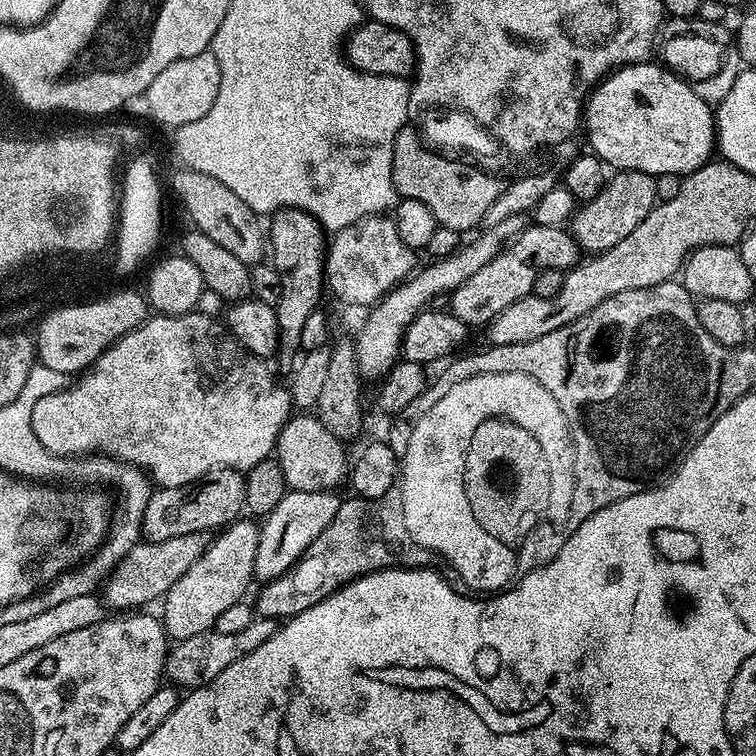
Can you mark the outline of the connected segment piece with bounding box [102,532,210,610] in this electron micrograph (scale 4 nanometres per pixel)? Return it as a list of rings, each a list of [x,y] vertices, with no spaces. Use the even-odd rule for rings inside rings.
[[[205,533],[184,534],[182,538],[166,538],[166,542],[141,542],[118,562],[118,566],[104,581],[102,599],[112,610],[140,610],[151,600],[159,601],[168,595],[170,586],[202,558],[202,554],[208,549],[210,540]]]

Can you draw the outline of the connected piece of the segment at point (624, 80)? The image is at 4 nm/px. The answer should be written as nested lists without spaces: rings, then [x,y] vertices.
[[[652,63],[625,64],[608,73],[588,94],[582,132],[588,135],[589,149],[613,169],[683,178],[713,159],[716,113],[683,76]]]

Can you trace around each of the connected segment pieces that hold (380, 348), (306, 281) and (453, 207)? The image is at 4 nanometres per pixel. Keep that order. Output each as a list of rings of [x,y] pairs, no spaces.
[[[511,216],[506,218],[506,222],[498,222],[498,226],[484,228],[477,240],[472,241],[470,244],[465,243],[451,256],[435,259],[426,268],[422,269],[423,267],[421,267],[414,275],[393,288],[383,300],[379,301],[369,311],[373,312],[365,318],[360,333],[355,333],[356,360],[361,377],[368,379],[369,376],[373,382],[383,378],[401,359],[404,331],[408,329],[410,322],[414,322],[417,314],[425,311],[431,305],[428,303],[435,296],[440,296],[443,292],[445,294],[455,292],[458,286],[462,286],[462,282],[466,282],[466,278],[470,278],[470,274],[482,270],[482,266],[486,266],[486,262],[490,262],[490,258],[497,256],[500,249],[508,241],[513,240],[525,226],[526,220],[524,216]]]
[[[281,208],[271,217],[271,220],[270,263],[281,278],[281,296],[274,305],[280,339],[278,360],[288,364],[293,359],[292,364],[302,352],[300,343],[306,318],[310,318],[310,314],[321,307],[320,295],[325,295],[326,292],[324,274],[326,233],[324,227],[313,216],[297,208]]]
[[[405,126],[398,138],[394,138],[392,181],[397,197],[422,202],[430,209],[430,214],[434,214],[437,225],[466,234],[475,224],[483,223],[486,210],[490,210],[498,194],[502,194],[505,181],[475,163],[463,164],[460,160],[451,159],[454,159],[451,155],[427,148],[420,140],[417,129]]]

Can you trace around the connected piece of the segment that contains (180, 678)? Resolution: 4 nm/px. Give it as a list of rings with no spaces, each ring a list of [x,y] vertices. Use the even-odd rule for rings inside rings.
[[[262,616],[253,618],[250,626],[235,634],[218,634],[213,630],[198,634],[194,638],[177,640],[171,645],[168,660],[164,664],[164,676],[172,679],[173,681],[169,681],[180,690],[191,690],[210,684],[214,678],[218,678],[218,674],[222,674],[222,670],[226,670],[226,666],[234,666],[238,658],[254,654],[254,650],[258,650],[262,642],[275,634],[277,627],[277,621]]]

